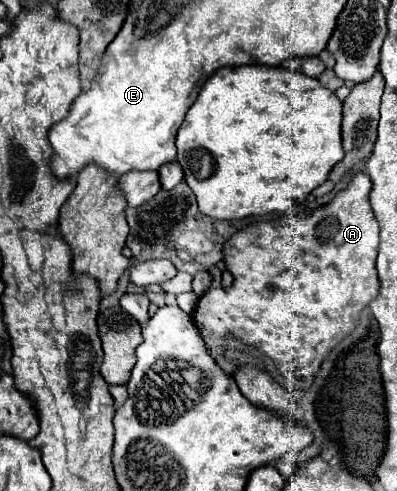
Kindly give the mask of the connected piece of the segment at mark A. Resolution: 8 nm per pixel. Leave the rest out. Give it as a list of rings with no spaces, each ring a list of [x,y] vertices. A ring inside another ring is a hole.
[[[358,172],[352,176],[350,184],[340,190],[326,206],[318,208],[311,212],[301,212],[296,215],[283,215],[282,218],[276,218],[276,220],[262,220],[262,222],[254,222],[254,224],[248,224],[246,228],[238,230],[236,234],[232,234],[224,246],[222,246],[222,260],[226,264],[226,270],[234,276],[234,284],[230,288],[224,288],[224,290],[208,290],[196,304],[196,310],[192,314],[192,320],[196,322],[196,326],[200,328],[200,334],[204,338],[214,338],[214,340],[220,340],[228,334],[240,338],[242,342],[250,344],[250,346],[256,346],[258,350],[262,350],[266,356],[270,356],[278,370],[282,372],[282,376],[286,378],[286,382],[292,386],[292,388],[310,388],[312,382],[314,382],[314,376],[316,372],[320,370],[320,364],[322,360],[332,352],[332,348],[342,340],[346,338],[358,324],[358,316],[360,316],[360,310],[366,308],[370,304],[370,300],[376,298],[378,294],[378,274],[376,274],[376,252],[378,252],[378,232],[380,232],[380,226],[378,226],[378,220],[370,208],[370,200],[368,200],[368,194],[370,194],[370,188],[372,188],[372,182],[370,178],[364,174],[364,172]]]

